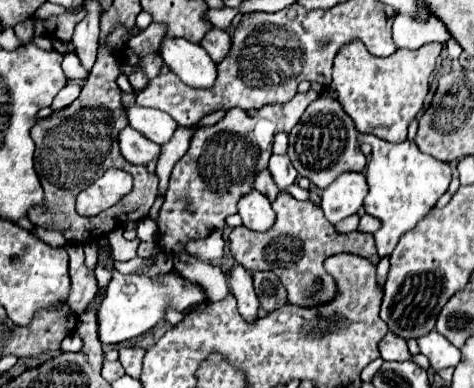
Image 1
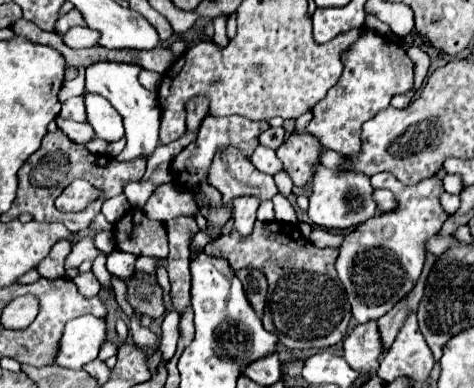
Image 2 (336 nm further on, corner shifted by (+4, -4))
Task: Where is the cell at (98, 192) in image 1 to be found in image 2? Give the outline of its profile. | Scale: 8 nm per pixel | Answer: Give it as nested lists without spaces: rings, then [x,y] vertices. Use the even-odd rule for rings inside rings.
[[[76,180],[68,184],[62,194],[56,198],[56,208],[60,212],[82,212],[88,204],[100,198],[100,188],[94,188],[86,180]]]

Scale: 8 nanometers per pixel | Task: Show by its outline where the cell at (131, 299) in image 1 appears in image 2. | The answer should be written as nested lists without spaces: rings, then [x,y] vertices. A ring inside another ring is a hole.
[[[92,314],[74,318],[66,324],[66,330],[62,334],[62,346],[58,350],[58,356],[56,356],[54,364],[62,364],[64,368],[80,370],[86,362],[90,362],[98,356],[100,344],[104,344],[104,340],[106,340],[106,318],[96,318]]]

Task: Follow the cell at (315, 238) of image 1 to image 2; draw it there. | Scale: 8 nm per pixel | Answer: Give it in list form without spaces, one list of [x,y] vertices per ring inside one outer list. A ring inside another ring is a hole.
[[[256,222],[250,236],[232,230],[208,242],[204,250],[206,254],[226,258],[234,270],[256,268],[264,272],[270,292],[262,322],[272,334],[280,336],[282,332],[284,336],[320,348],[332,346],[344,338],[352,312],[348,296],[336,278],[334,264],[338,248],[316,248],[296,226],[286,222]]]

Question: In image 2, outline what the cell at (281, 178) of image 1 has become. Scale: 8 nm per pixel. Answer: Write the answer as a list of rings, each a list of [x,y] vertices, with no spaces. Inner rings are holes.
[[[258,146],[256,150],[254,150],[254,154],[252,154],[252,164],[260,170],[260,172],[264,172],[264,174],[276,174],[276,172],[280,172],[282,170],[282,162],[278,160],[278,156],[276,156],[276,152],[274,150],[270,150],[270,148],[264,148],[264,146]]]

